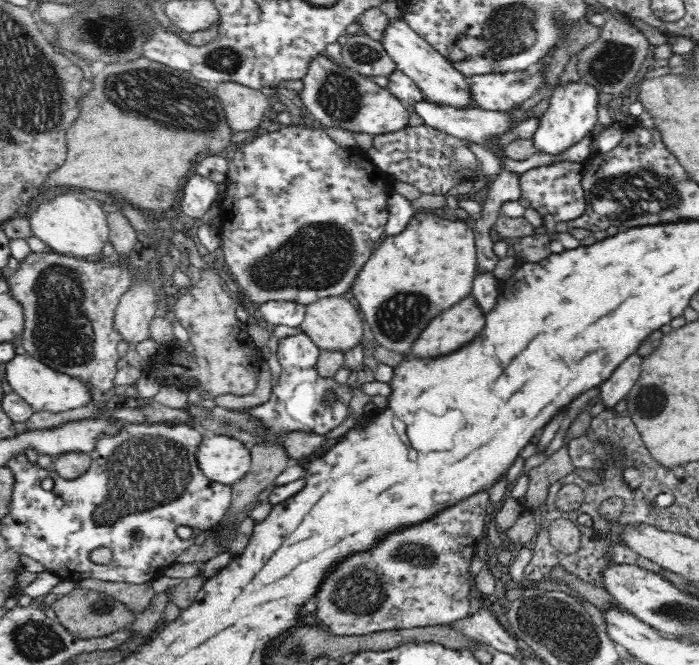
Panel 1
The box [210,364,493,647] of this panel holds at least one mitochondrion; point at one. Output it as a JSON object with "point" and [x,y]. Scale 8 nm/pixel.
{"point":[361,591]}

